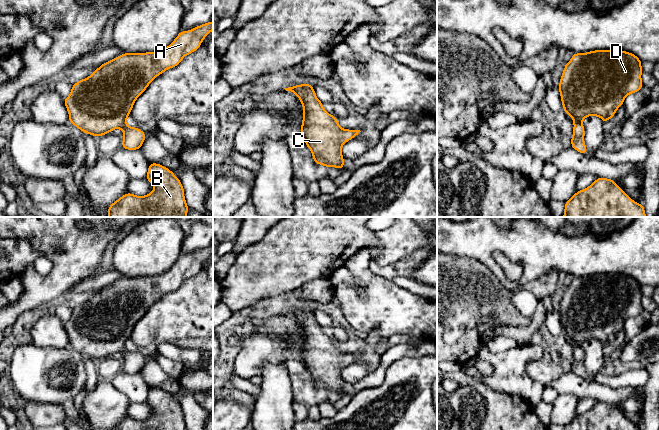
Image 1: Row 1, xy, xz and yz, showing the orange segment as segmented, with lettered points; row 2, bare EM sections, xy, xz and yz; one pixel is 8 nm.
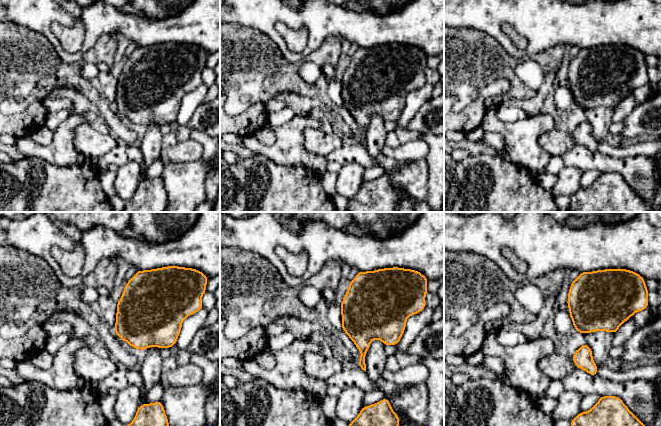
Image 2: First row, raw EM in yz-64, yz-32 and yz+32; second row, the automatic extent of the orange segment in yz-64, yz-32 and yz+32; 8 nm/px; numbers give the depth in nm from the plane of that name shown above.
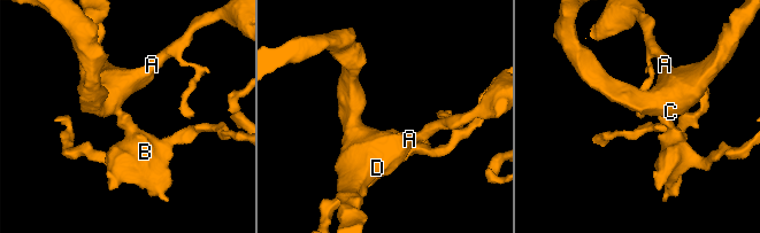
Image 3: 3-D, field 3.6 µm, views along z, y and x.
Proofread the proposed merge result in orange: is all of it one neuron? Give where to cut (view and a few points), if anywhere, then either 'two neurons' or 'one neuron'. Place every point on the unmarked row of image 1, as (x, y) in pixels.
no cut; one neuron

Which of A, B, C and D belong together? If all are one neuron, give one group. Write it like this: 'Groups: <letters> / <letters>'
Groups: A B C D

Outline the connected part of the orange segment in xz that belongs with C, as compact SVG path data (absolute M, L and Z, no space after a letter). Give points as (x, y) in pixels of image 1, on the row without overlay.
M309 308L285 312L293 316L303 329L300 361L306 366L316 388L344 393L342 370L358 359L360 354L342 353L338 343L327 337Z

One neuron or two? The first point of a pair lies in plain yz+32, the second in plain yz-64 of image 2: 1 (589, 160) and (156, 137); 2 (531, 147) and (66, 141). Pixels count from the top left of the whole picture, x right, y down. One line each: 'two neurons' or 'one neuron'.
1: two neurons
2: one neuron

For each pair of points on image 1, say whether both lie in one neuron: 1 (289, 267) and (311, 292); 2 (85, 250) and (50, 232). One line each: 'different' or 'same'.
1: different
2: same

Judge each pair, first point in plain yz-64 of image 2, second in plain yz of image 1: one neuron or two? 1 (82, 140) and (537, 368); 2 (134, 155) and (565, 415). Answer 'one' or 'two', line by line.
1: one
2: two

